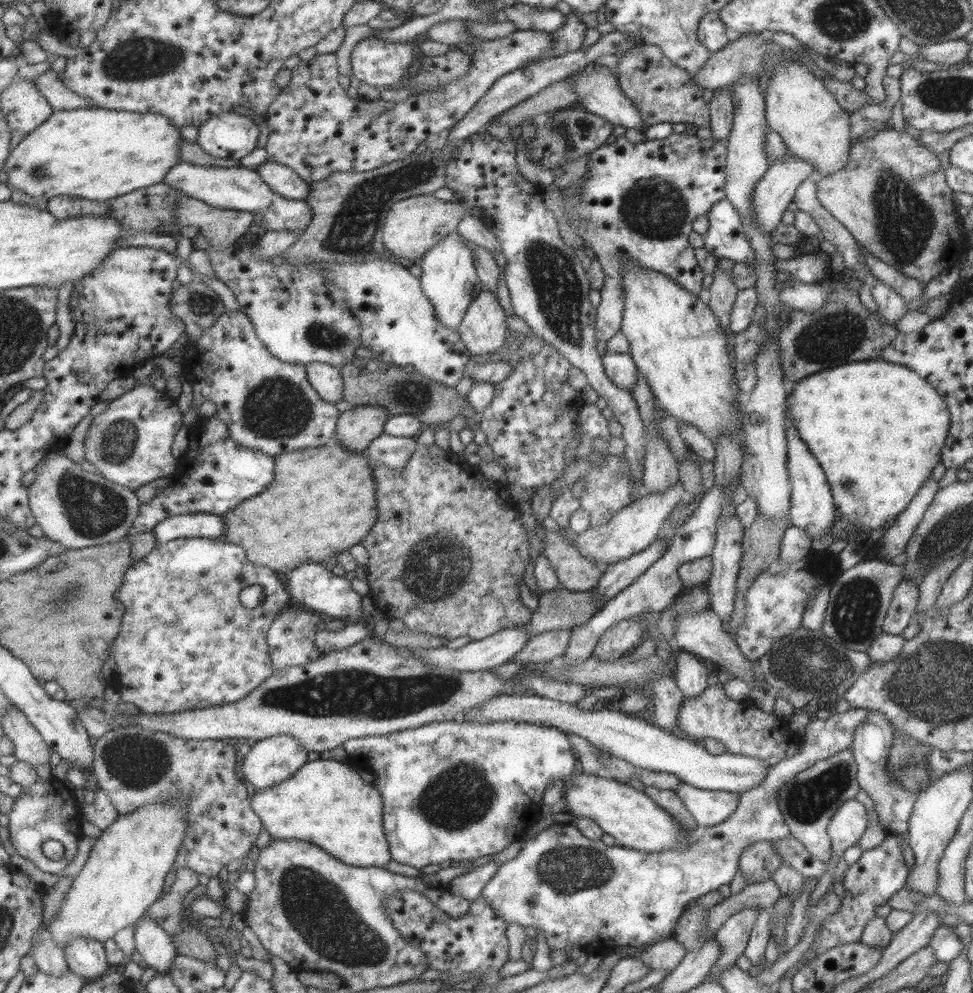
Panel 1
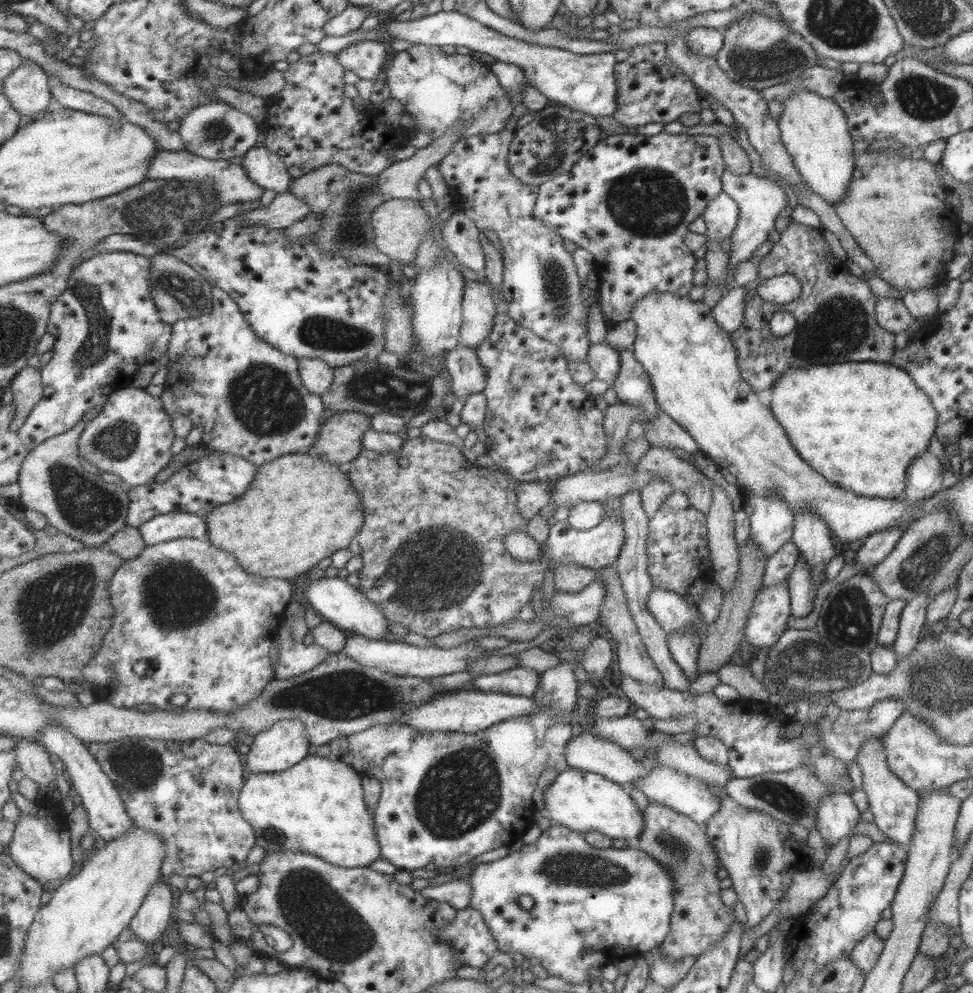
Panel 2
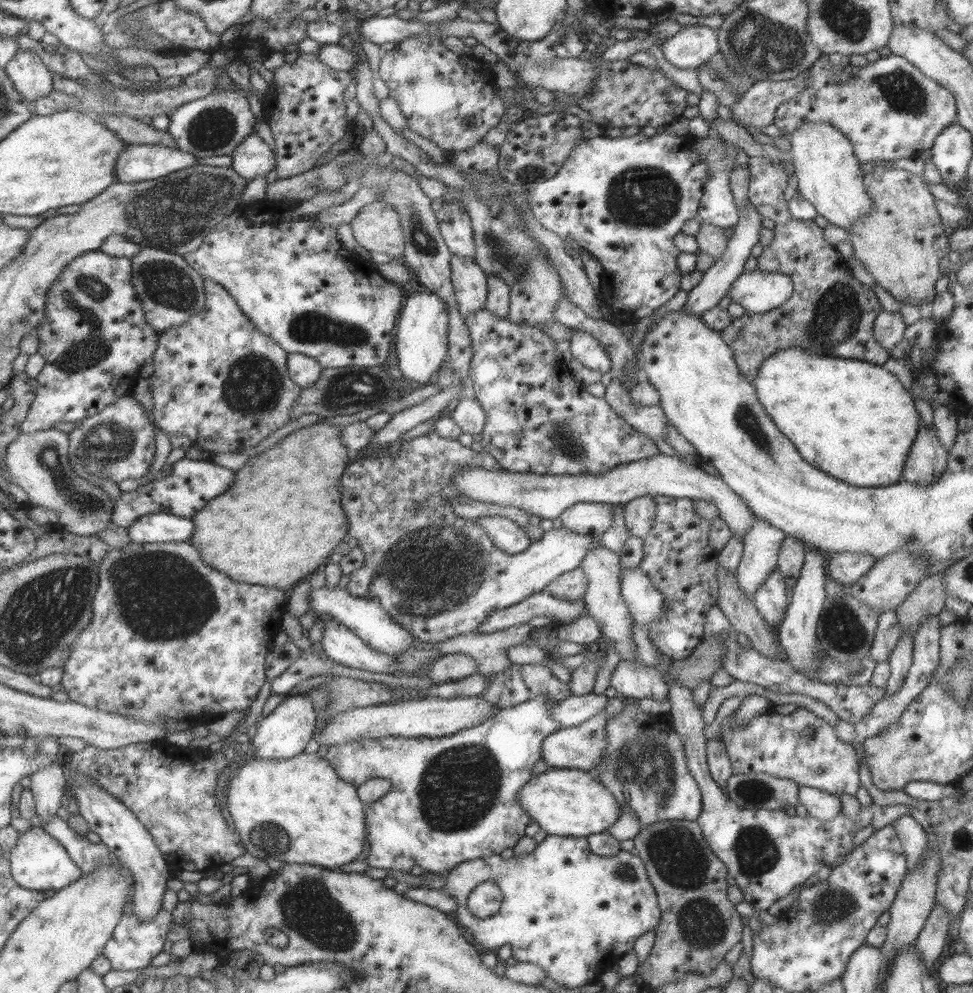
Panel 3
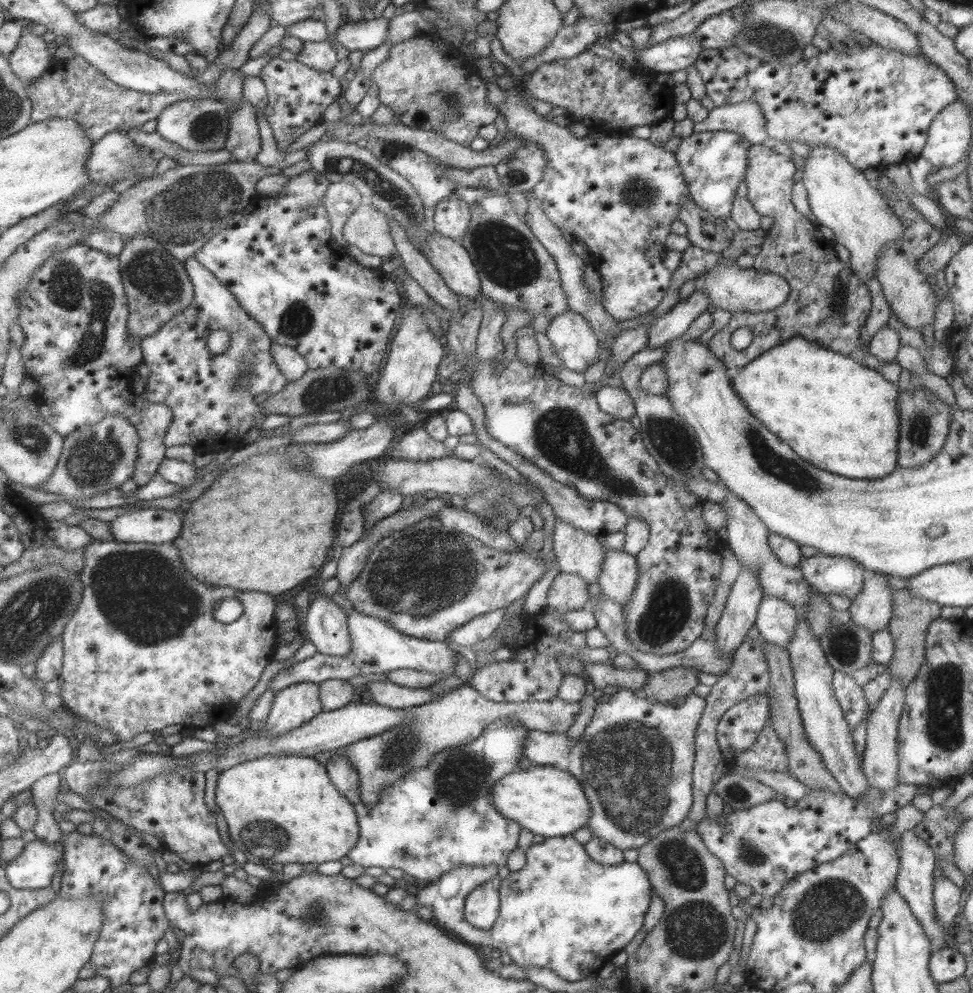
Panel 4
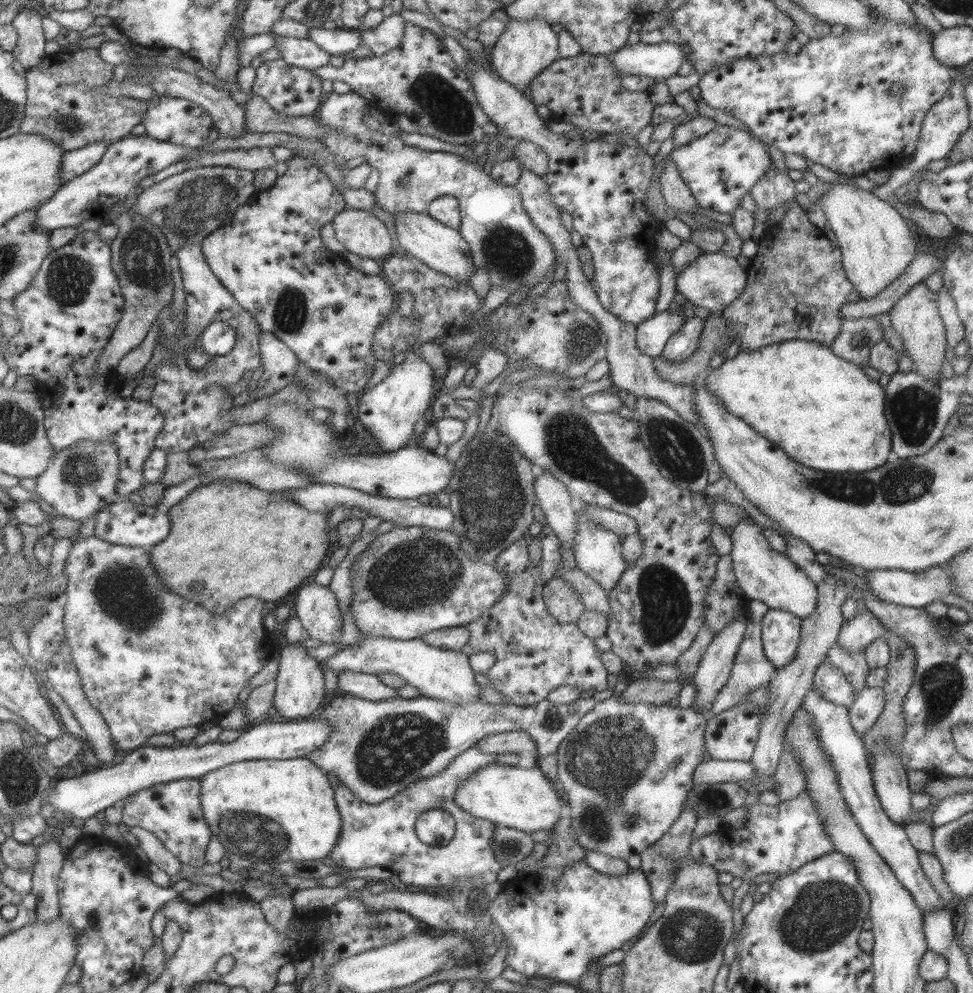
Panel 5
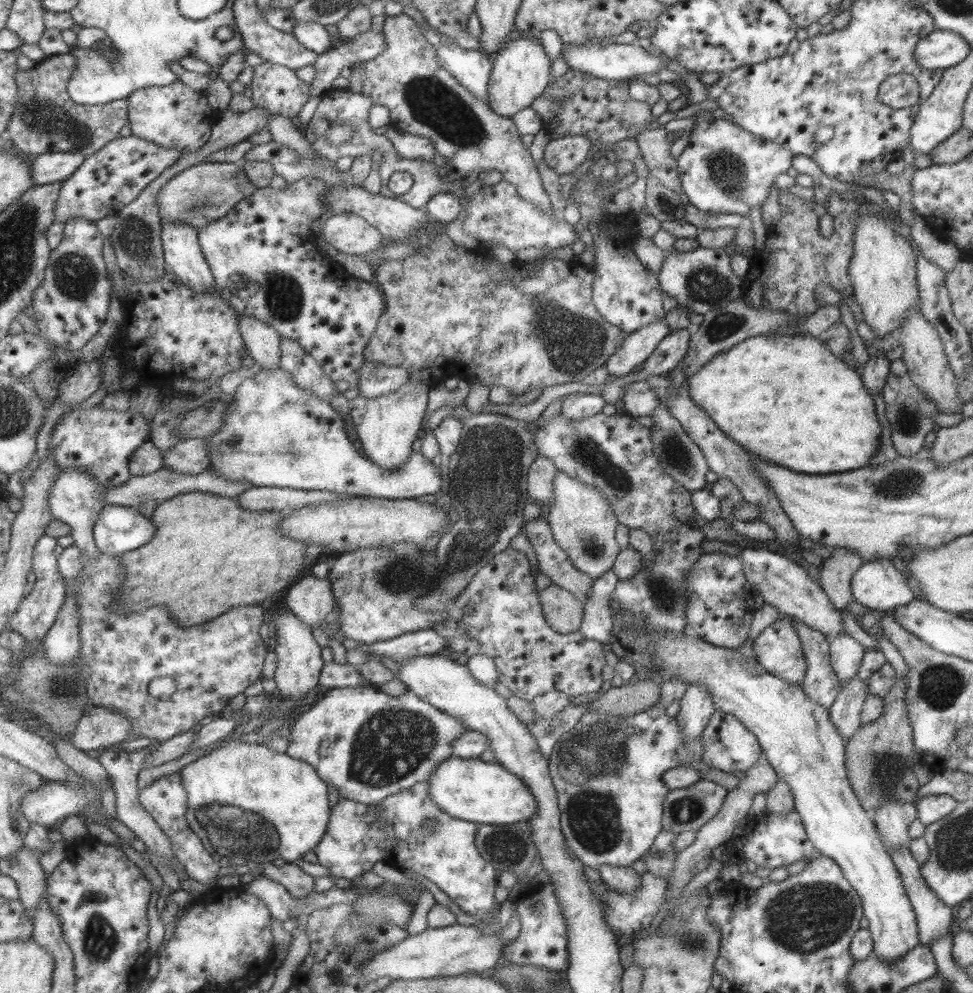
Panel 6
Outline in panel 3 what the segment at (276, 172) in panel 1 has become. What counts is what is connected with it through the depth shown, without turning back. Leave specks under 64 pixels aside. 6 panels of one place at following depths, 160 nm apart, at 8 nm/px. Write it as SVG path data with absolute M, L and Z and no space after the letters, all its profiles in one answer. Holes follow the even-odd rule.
M255 131L242 138L230 156L230 168L247 182L256 177L265 178L275 168L275 156Z

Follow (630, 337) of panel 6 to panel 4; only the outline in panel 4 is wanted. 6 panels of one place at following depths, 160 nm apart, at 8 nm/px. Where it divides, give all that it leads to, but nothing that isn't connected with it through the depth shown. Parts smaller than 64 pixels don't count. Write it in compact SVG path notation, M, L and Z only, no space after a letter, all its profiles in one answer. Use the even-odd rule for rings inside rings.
M701 277L695 279L696 290L689 297L678 301L669 312L655 317L653 324L648 326L646 348L653 350L670 342L674 338L681 337L689 328L695 317L706 312L709 299L703 293Z

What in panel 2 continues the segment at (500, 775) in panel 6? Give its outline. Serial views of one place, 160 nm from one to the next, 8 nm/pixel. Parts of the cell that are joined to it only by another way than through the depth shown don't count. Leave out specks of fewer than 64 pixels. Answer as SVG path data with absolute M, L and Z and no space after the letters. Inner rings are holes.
M567 768L557 773L555 780L543 790L543 806L551 824L560 824L577 833L593 830L609 838L622 838L635 842L642 829L642 815L637 811L624 786L603 779L593 772Z

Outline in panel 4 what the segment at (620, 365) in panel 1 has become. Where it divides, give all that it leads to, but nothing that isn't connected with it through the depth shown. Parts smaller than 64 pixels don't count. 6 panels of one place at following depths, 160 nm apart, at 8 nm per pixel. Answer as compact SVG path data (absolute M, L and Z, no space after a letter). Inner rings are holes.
M567 310L551 317L544 334L561 367L582 373L599 361L598 338L580 314Z

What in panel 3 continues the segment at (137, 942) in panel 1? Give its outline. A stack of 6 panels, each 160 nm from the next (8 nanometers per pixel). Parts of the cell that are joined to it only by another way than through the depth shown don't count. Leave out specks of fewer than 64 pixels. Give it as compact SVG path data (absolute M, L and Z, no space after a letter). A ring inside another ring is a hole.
M89 777L72 779L73 798L78 804L79 815L87 823L88 830L98 834L100 841L115 855L118 864L122 864L132 876L132 911L141 922L153 920L154 914L161 909L161 898L165 890L165 881L171 875L171 868L163 858L162 852L155 846L152 836L136 819L136 816L109 793L99 789Z

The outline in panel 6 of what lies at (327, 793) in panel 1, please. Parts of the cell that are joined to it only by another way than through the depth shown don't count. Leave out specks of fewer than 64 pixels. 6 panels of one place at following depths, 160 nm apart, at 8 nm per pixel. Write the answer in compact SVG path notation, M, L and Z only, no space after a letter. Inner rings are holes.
M229 738L181 767L179 777L187 795L183 813L185 822L210 855L239 856L245 858L248 864L270 863L275 858L289 863L313 850L325 832L330 813L328 786L319 779L312 766L291 758L286 752L278 753L267 745Z

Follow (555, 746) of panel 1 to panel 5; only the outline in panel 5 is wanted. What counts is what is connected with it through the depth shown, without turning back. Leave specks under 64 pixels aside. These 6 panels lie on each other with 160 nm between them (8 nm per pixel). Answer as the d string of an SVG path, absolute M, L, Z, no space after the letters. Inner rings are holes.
M471 746L455 756L439 774L417 780L402 792L382 800L379 804L364 803L351 795L351 791L339 782L333 791L335 806L340 814L339 838L334 847L331 847L328 857L335 866L348 870L381 866L396 874L405 884L451 888L462 880L468 880L473 894L483 890L487 884L496 880L496 874L502 868L493 858L489 846L495 824L461 810L453 802L453 795L459 784L473 772L477 772L479 767L494 763L495 755L497 754L485 754ZM434 808L447 812L455 822L453 837L448 844L441 847L420 843L413 830L415 819L422 812Z

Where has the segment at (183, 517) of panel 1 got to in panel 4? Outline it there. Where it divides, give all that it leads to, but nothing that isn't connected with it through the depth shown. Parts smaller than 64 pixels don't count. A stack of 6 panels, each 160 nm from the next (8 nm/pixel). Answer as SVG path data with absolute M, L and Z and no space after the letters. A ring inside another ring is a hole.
M135 508L119 514L108 522L110 536L117 541L145 542L151 544L170 543L181 528L181 519L176 512L162 508Z

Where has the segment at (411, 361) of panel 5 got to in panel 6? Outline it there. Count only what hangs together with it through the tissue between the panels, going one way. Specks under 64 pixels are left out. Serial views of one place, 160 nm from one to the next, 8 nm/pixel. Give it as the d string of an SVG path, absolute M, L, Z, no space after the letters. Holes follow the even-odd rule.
M406 382L399 390L377 398L353 398L347 400L335 393L328 403L342 415L347 414L355 425L357 438L363 448L363 454L379 468L392 470L402 466L411 456L411 445L420 437L421 418L427 402L427 384Z

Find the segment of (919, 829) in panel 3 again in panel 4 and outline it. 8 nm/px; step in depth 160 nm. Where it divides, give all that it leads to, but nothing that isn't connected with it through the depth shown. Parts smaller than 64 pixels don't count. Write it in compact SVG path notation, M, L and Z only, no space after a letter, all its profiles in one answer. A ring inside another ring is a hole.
M912 830L901 833L900 845L897 846L897 850L900 863L898 864L898 873L896 874L894 882L895 888L905 899L915 920L919 922L921 929L923 929L925 936L927 936L931 943L932 950L938 951L944 946L950 945L950 942L947 936L947 929L944 929L943 926L935 920L935 909L932 903L934 868L936 867L935 854L930 846L927 846L925 842L914 835Z

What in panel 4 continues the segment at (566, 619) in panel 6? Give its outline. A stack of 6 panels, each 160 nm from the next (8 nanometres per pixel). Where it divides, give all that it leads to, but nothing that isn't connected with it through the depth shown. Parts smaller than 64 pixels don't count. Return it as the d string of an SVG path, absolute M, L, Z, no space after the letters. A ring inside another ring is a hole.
M559 572L547 591L546 607L565 613L586 608L587 591L587 582L578 574Z

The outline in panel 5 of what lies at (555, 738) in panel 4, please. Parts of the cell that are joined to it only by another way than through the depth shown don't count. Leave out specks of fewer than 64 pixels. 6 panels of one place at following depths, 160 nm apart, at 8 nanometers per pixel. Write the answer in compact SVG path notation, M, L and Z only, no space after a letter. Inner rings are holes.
M522 731L491 733L482 736L473 747L485 754L514 752L519 757L539 758L535 743Z

